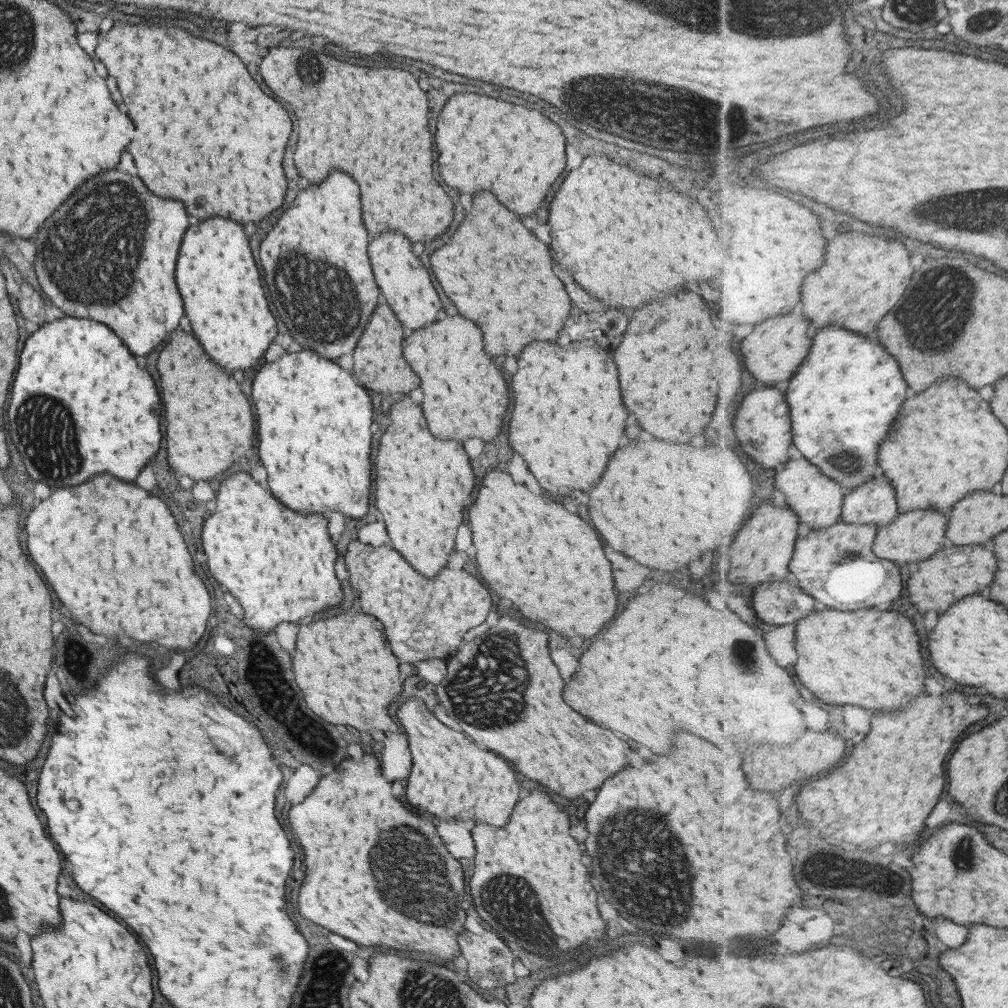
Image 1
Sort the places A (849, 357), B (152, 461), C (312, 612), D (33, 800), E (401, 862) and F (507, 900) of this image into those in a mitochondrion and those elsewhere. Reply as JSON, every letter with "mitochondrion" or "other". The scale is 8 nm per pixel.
{"A":"other","B":"other","C":"other","D":"other","E":"mitochondrion","F":"mitochondrion"}

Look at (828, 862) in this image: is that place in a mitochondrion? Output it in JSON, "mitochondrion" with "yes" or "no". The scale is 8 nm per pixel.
{"mitochondrion":"no"}

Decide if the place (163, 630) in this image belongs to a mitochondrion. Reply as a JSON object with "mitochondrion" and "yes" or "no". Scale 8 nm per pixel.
{"mitochondrion":"no"}

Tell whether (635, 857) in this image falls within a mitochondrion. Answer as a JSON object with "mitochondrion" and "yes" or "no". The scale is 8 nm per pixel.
{"mitochondrion":"yes"}

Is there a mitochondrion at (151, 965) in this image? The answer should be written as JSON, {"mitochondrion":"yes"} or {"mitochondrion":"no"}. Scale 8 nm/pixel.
{"mitochondrion":"no"}

